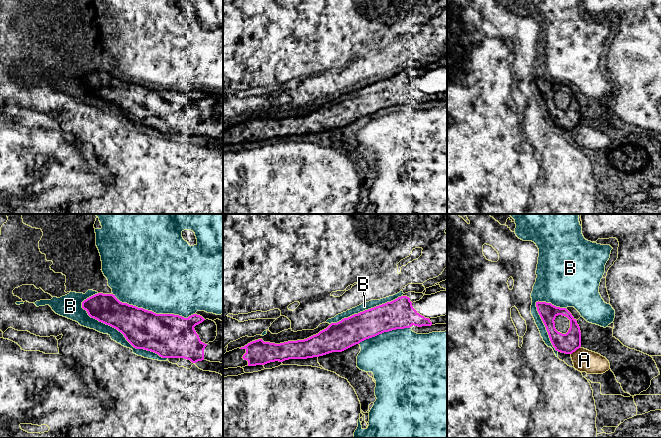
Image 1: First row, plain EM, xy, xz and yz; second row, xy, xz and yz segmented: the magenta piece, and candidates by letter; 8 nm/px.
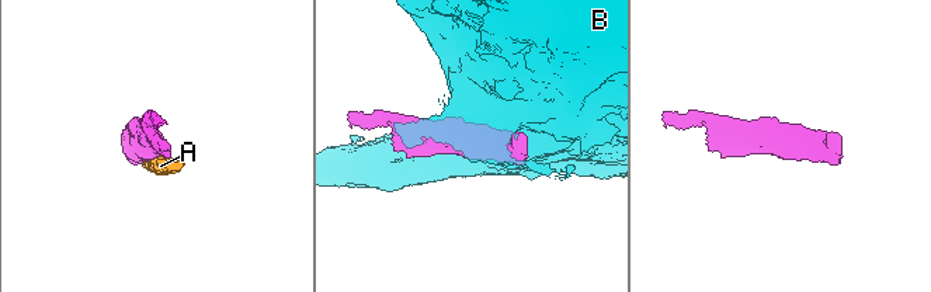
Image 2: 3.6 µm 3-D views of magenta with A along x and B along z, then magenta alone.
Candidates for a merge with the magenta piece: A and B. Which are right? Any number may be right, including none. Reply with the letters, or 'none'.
none

